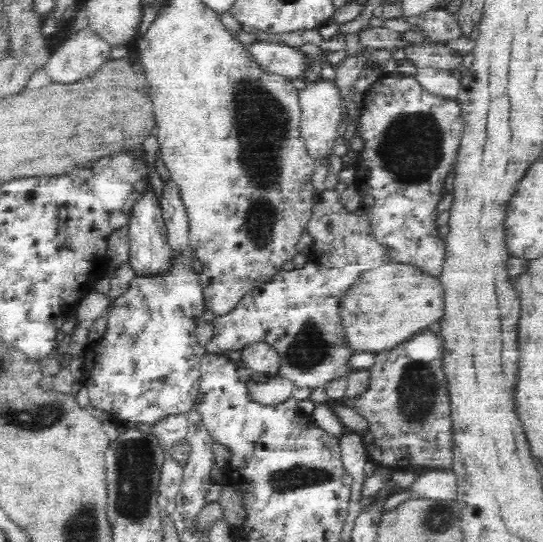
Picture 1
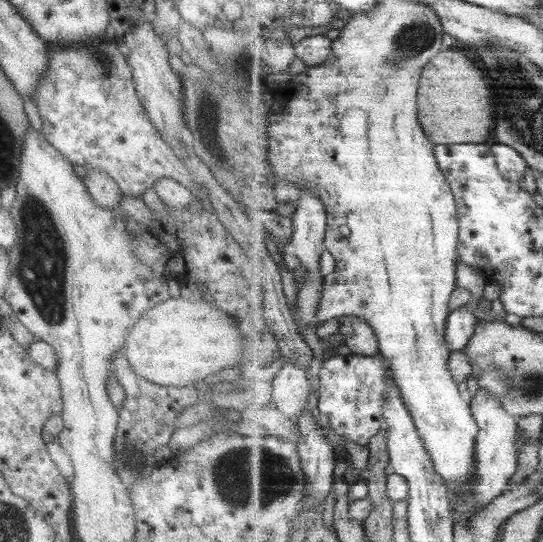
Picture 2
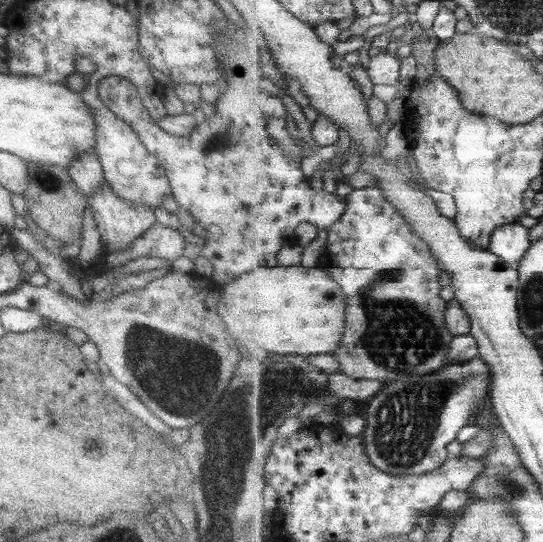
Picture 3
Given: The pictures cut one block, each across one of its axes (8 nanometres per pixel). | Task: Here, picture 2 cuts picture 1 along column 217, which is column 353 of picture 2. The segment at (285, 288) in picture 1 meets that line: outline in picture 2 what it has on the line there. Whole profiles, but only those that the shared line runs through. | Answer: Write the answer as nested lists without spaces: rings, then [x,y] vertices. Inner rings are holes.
[[[347,316],[339,319],[339,330],[346,336],[346,345],[352,355],[375,357],[380,354],[378,336],[365,320]]]

